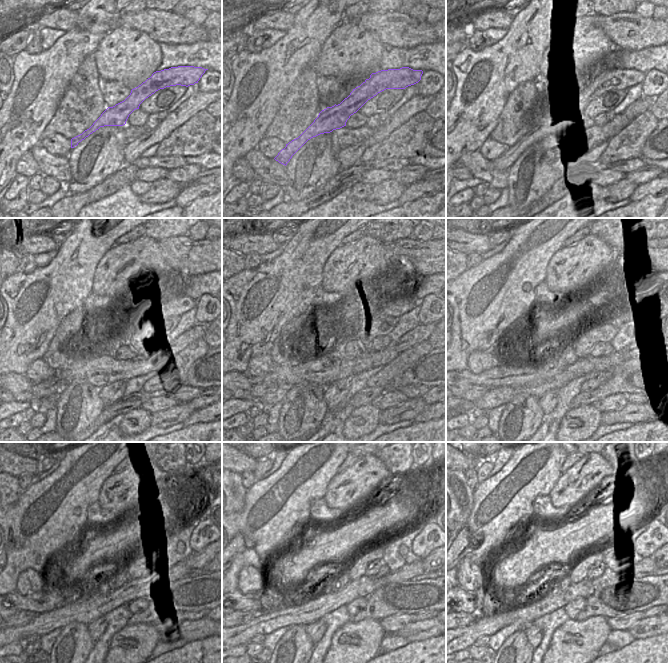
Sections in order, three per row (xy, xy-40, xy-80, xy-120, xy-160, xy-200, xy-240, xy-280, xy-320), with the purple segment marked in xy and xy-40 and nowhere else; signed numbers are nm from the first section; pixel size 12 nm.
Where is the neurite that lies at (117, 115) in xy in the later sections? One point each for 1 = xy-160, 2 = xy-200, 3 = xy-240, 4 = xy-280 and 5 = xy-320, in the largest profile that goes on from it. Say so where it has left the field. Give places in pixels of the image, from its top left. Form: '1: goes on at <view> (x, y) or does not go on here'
1: goes on at xy-160 (394, 305)
2: goes on at xy-200 (617, 308)
3: goes on at xy-240 (22, 617)
4: goes on at xy-280 (242, 617)
5: goes on at xy-320 (466, 618)

